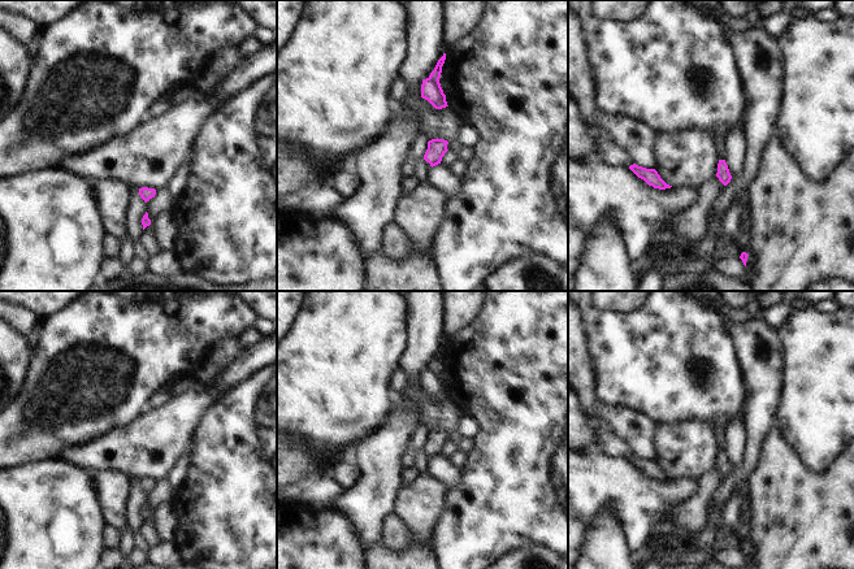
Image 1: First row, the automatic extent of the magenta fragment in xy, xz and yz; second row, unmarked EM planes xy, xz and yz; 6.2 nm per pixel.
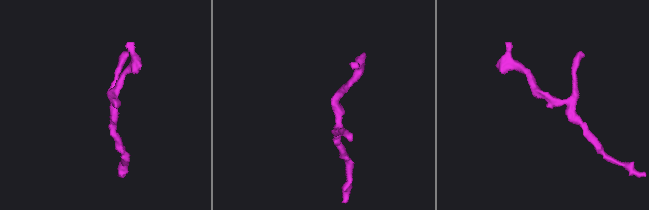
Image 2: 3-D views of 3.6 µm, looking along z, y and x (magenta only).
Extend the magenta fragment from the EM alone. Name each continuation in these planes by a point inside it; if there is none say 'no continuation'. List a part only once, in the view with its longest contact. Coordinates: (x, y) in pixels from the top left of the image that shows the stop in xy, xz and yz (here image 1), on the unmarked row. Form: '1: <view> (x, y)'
no continuation

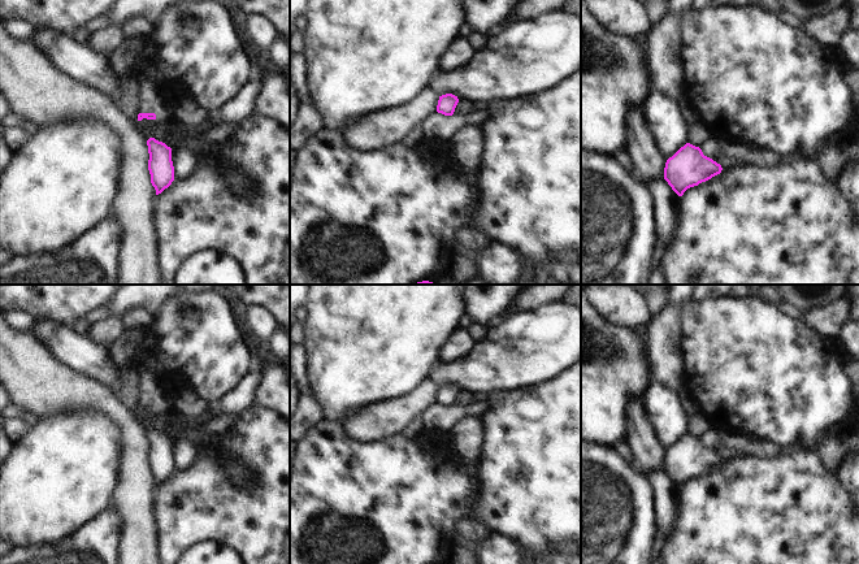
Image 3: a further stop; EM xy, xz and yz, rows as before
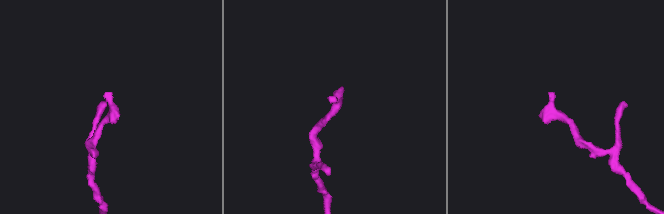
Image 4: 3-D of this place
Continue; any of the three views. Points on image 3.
no continuation

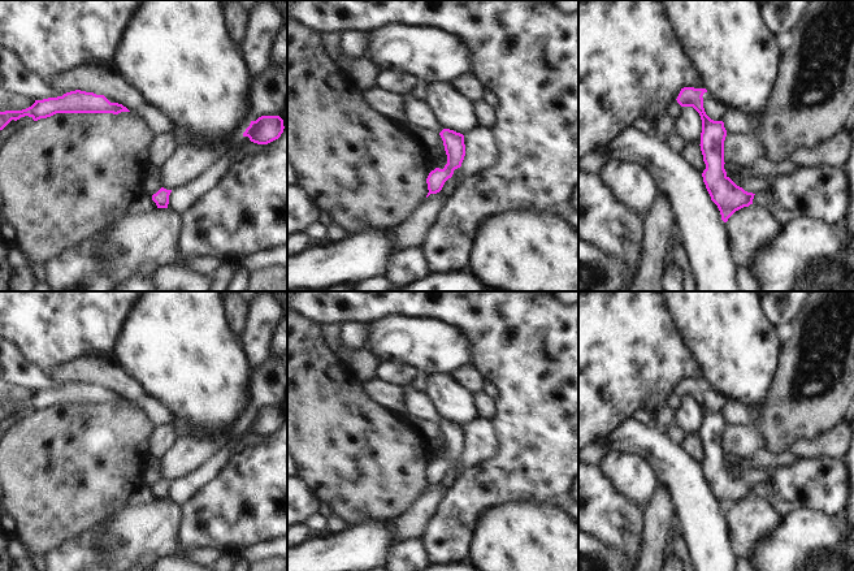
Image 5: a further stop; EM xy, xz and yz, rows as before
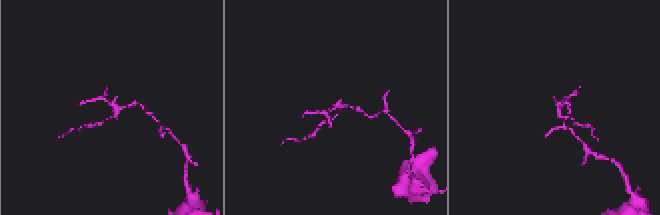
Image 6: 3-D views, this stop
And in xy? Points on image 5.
no continuation

